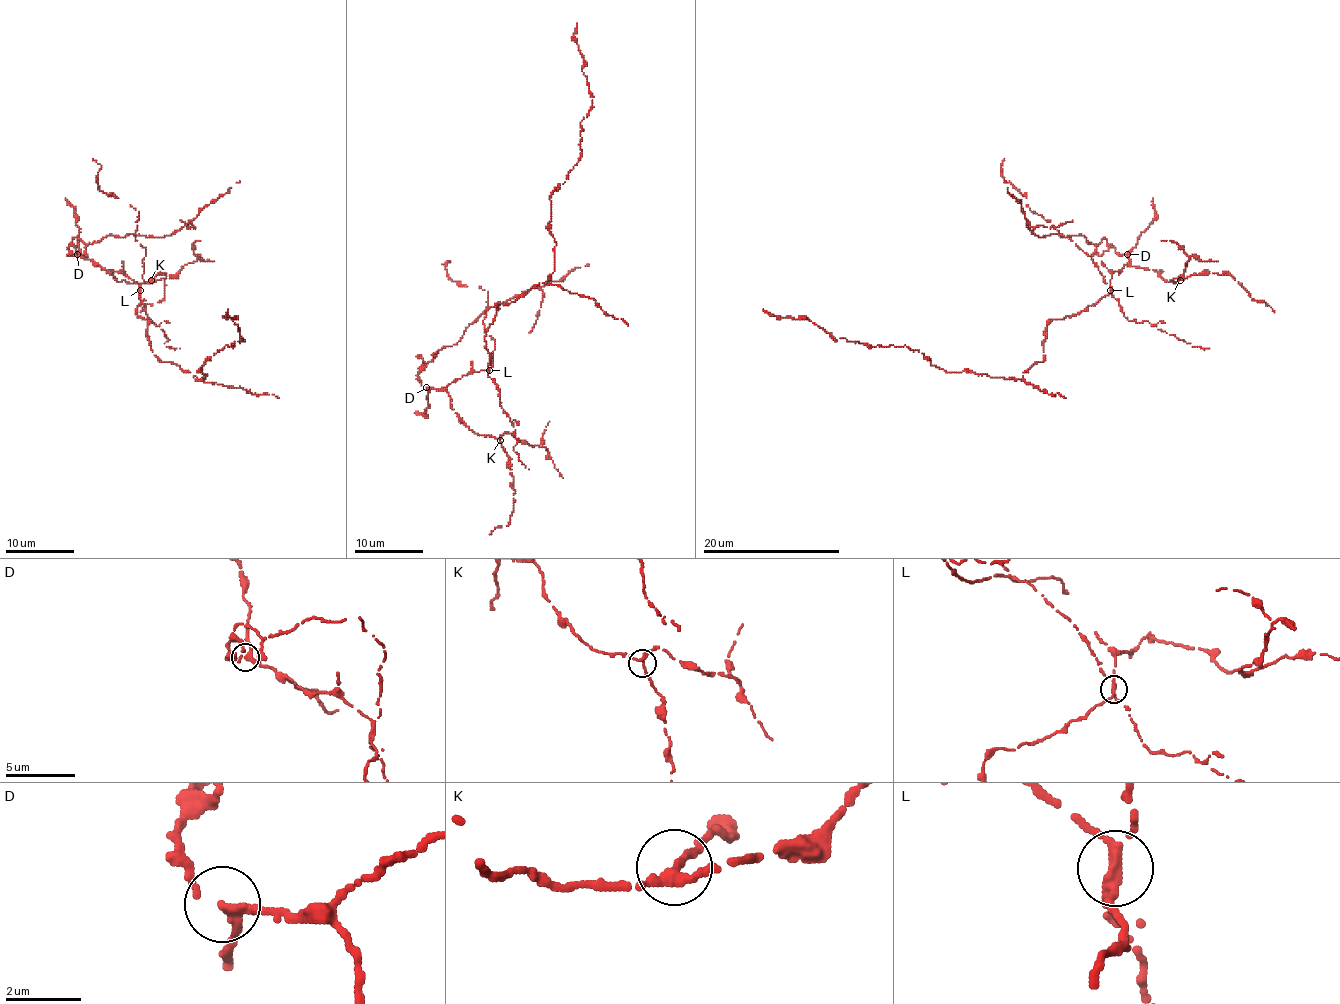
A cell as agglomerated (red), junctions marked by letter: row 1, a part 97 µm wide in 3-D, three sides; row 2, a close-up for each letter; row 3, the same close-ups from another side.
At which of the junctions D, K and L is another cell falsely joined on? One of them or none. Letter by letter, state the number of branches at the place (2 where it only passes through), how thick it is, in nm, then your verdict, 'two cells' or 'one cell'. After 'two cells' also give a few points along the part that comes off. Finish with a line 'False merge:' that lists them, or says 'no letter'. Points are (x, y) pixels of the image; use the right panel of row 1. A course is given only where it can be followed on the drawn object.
D: branches 3; calibre 240 nm; one cell
K: branches 3; calibre 240 nm; one cell
L: branches 3; calibre 220 nm; two cells
False merge: L

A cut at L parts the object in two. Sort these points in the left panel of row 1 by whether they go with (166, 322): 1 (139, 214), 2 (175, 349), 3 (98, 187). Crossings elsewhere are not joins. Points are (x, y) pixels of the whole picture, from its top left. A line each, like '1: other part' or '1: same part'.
1: same part
2: same part
3: same part

